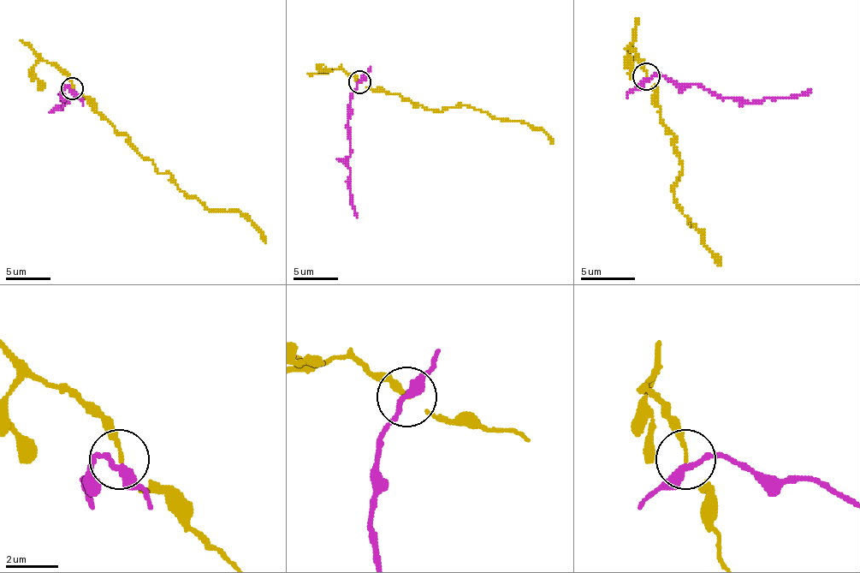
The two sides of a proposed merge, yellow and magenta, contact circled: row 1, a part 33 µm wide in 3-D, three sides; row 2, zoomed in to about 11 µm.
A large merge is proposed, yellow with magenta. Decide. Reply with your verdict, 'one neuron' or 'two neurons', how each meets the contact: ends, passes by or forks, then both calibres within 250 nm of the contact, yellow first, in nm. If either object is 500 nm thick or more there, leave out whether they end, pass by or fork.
two neurons; yellow passes by; magenta passes by; calibres 110 and 280 nm

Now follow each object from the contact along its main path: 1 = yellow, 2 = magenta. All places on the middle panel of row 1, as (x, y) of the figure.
1: (359, 82), (440, 111), (467, 104), (496, 118), (528, 122), (553, 143)
2: (359, 82), (348, 110), (350, 204), (357, 217)

